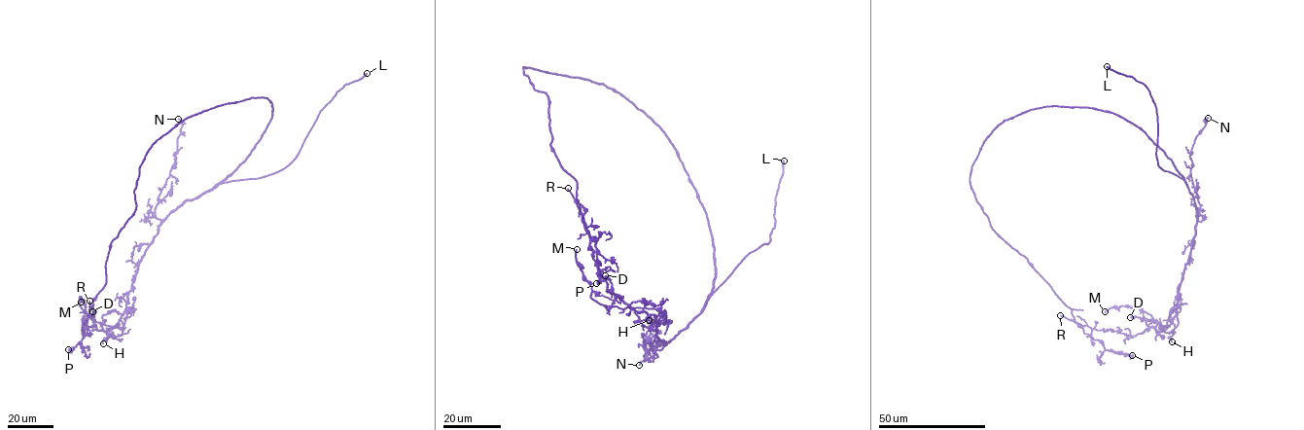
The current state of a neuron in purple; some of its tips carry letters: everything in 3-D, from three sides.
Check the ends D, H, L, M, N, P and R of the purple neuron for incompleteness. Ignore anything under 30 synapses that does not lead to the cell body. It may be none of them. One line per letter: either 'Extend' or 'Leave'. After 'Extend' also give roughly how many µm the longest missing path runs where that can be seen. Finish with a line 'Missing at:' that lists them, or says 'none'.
D: Leave
H: Leave
L: Extend. Missing length about 10 µm
M: Leave
N: Leave
P: Leave
R: Leave
Missing at: L

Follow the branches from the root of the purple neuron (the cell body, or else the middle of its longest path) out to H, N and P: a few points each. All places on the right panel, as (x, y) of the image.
H: (1082, 107), (1119, 115), (1142, 128), (1171, 159), (1192, 194), (1197, 219), (1178, 290), (1179, 323), (1172, 341)
N: (1082, 107), (1119, 115), (1142, 128), (1181, 175), (1198, 216), (1200, 204), (1190, 175), (1190, 151), (1208, 118)
P: (1082, 107), (1030, 109), (998, 125), (970, 185), (991, 228), (1084, 334), (1132, 355)

